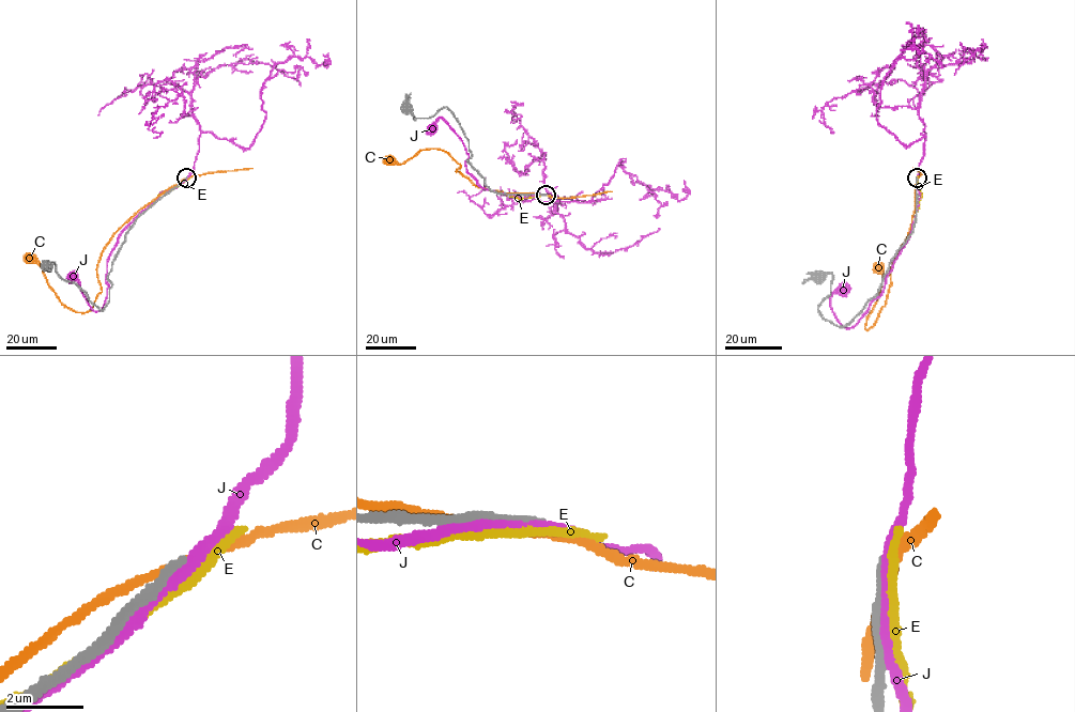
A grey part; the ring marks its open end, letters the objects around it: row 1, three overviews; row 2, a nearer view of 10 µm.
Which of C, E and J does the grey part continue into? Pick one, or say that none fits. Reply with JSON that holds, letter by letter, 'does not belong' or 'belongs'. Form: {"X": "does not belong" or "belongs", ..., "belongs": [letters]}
{"C": "does not belong", "E": "does not belong", "J": "does not belong", "belongs": []}

